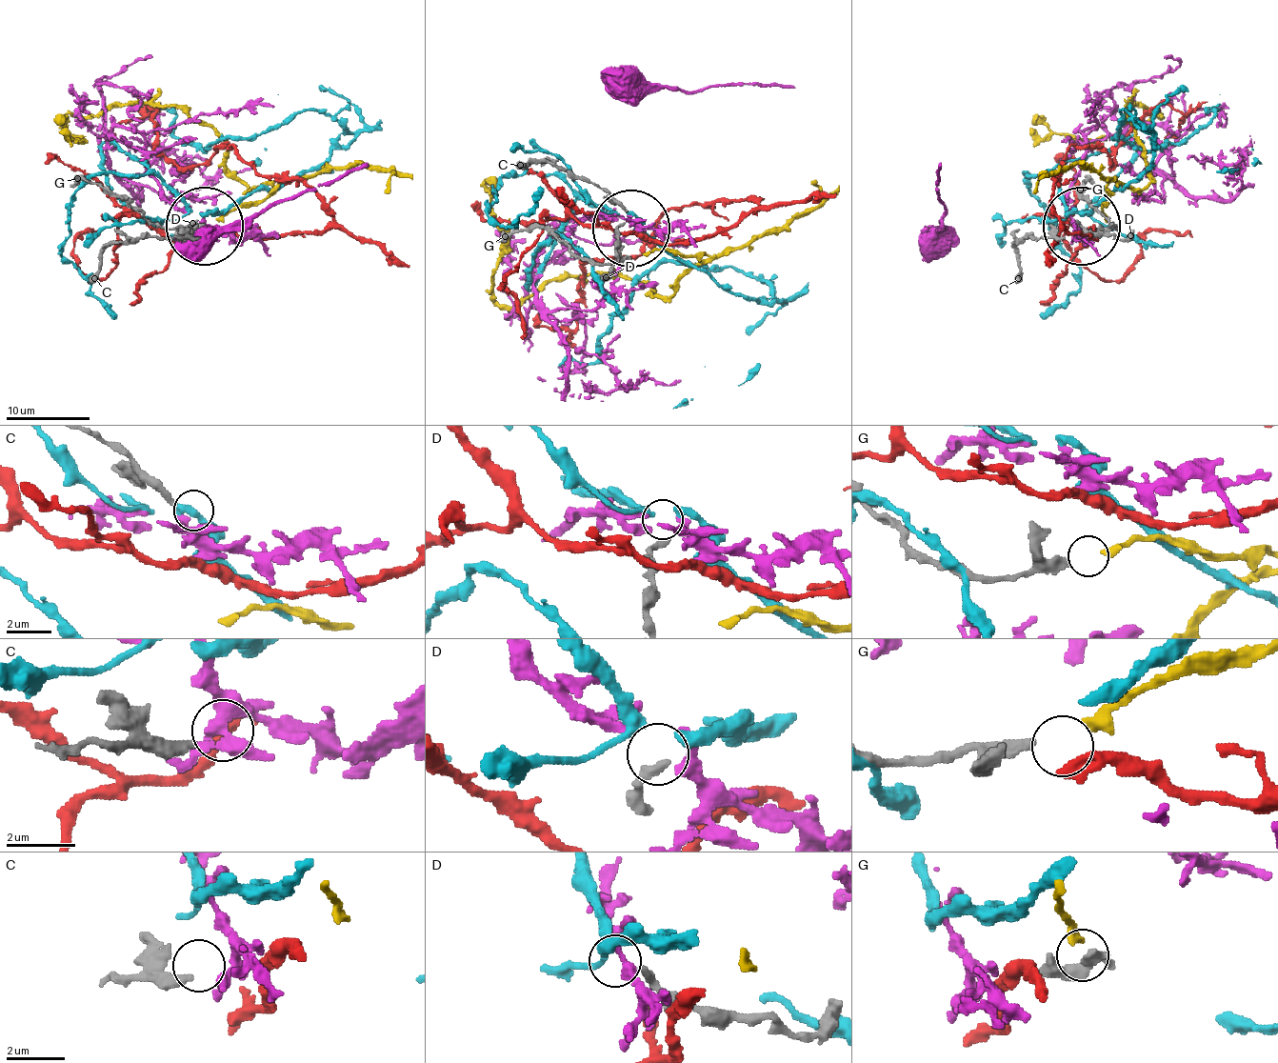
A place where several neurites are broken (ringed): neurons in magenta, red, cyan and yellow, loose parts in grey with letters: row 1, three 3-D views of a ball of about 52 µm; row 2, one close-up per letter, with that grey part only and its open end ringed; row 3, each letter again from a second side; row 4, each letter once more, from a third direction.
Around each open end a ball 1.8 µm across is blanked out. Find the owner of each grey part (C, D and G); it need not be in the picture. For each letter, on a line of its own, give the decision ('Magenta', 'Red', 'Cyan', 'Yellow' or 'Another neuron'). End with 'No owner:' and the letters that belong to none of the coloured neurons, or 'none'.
C: Another neuron
D: Another neuron
G: Yellow
No owner: C, D

